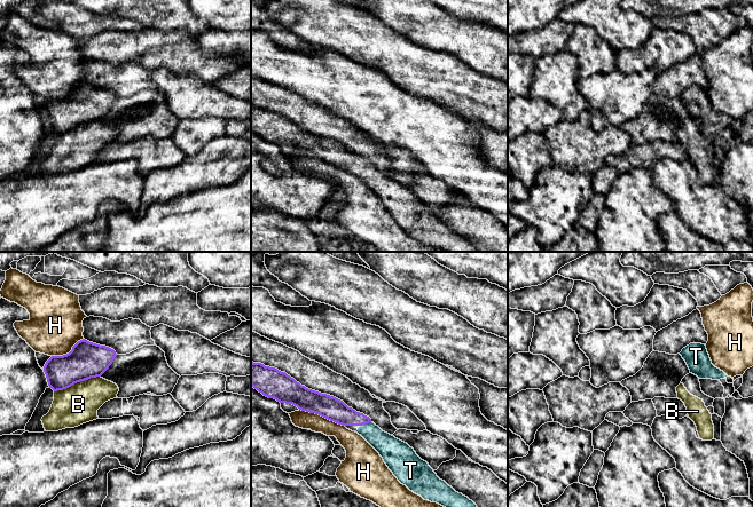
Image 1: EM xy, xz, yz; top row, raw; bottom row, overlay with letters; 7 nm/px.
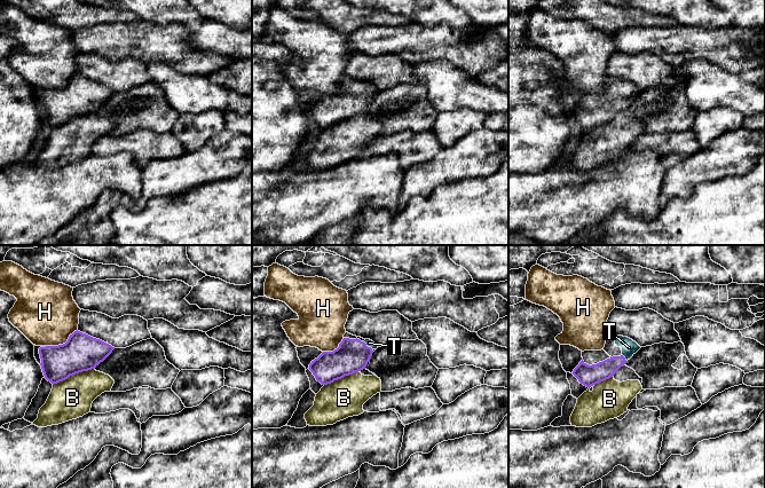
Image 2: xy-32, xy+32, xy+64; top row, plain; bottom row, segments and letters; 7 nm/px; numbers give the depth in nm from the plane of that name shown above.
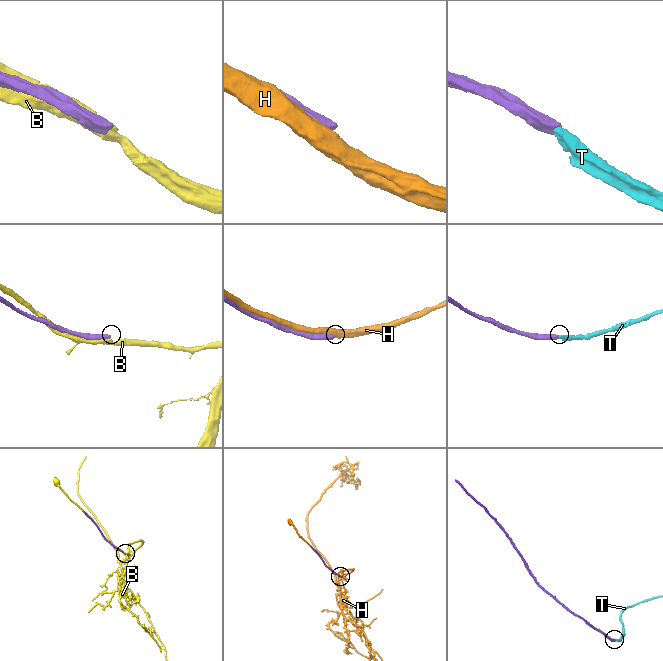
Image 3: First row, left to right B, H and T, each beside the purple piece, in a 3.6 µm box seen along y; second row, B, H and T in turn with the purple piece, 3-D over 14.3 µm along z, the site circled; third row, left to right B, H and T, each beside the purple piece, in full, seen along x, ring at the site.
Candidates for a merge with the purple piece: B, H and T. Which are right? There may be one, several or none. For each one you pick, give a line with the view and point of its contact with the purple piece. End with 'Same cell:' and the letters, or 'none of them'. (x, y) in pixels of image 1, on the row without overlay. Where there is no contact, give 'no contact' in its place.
T: xz (365, 167)
Same cell: T

